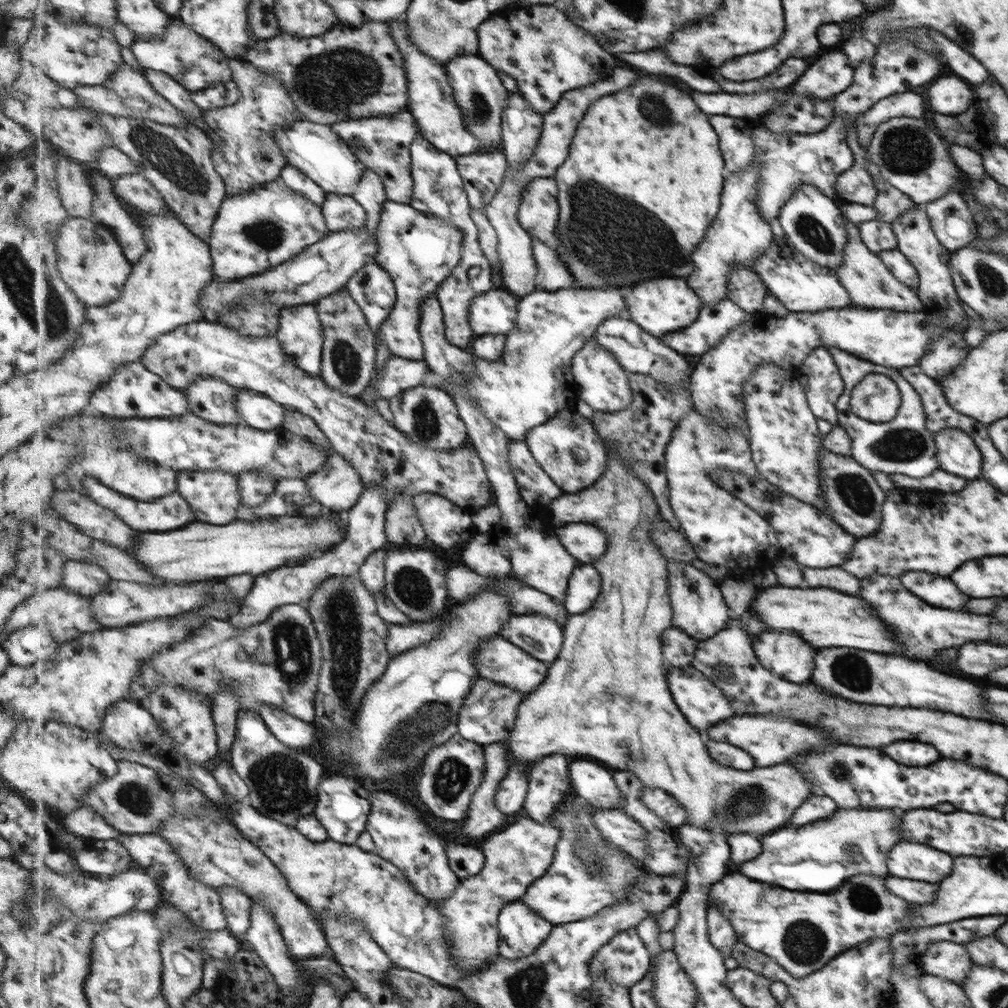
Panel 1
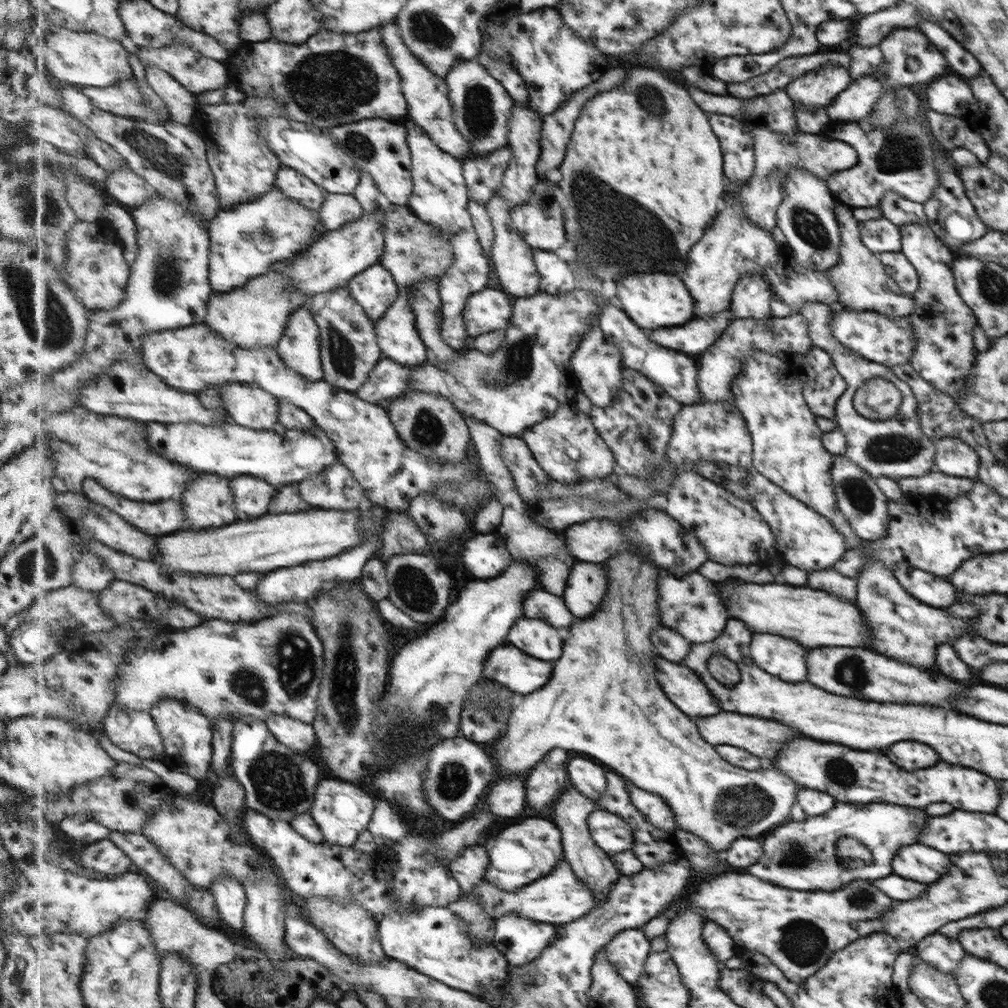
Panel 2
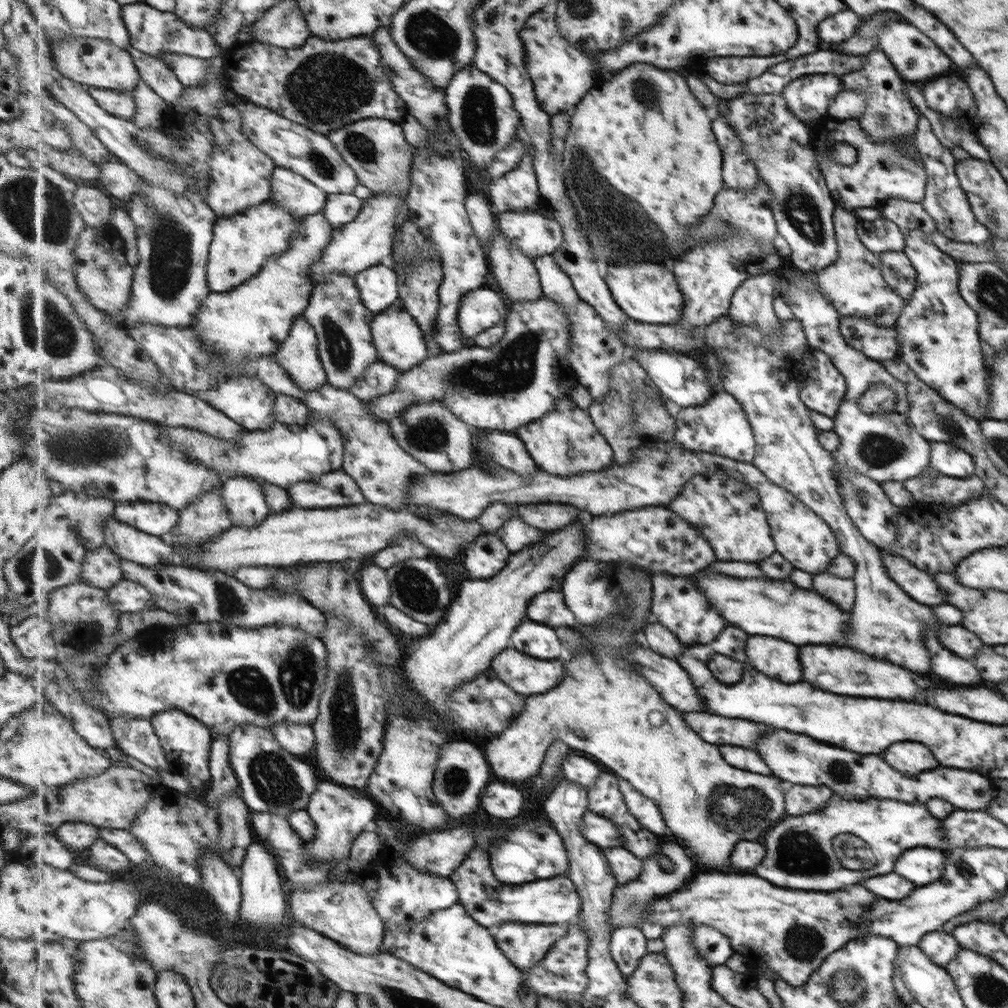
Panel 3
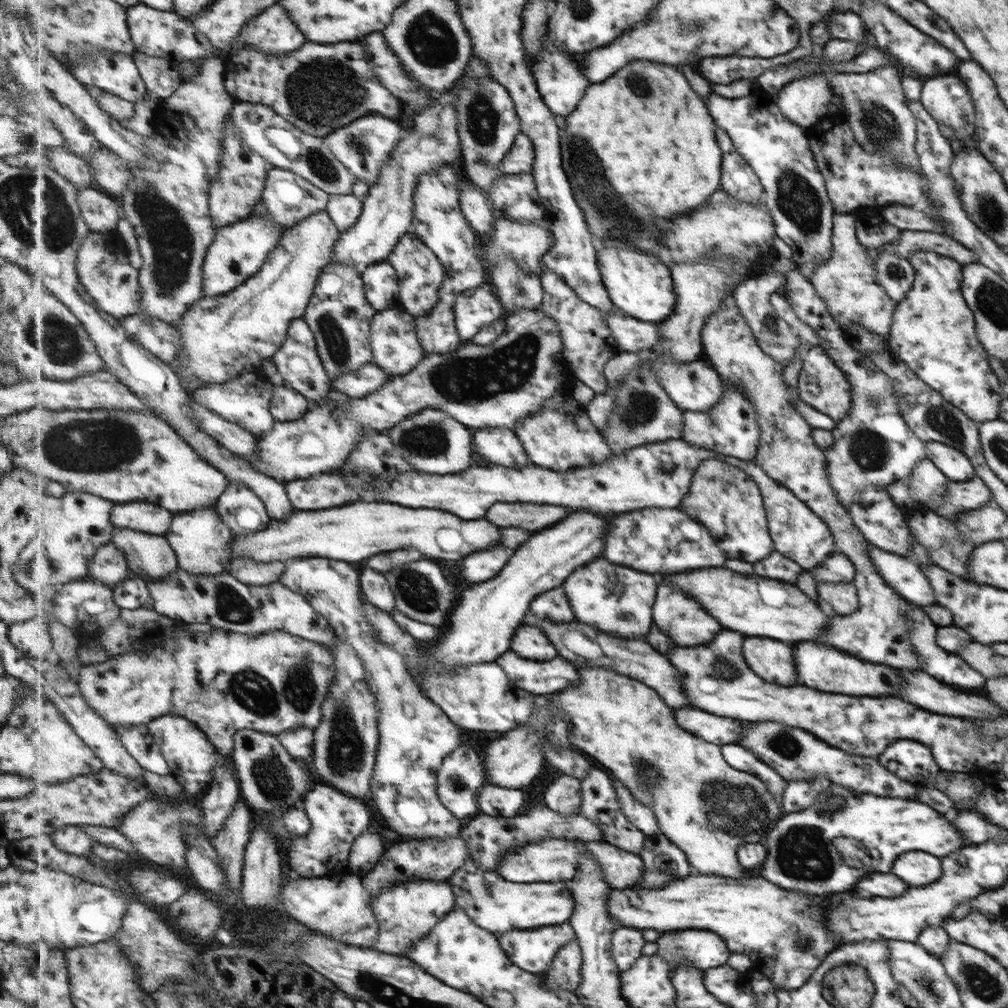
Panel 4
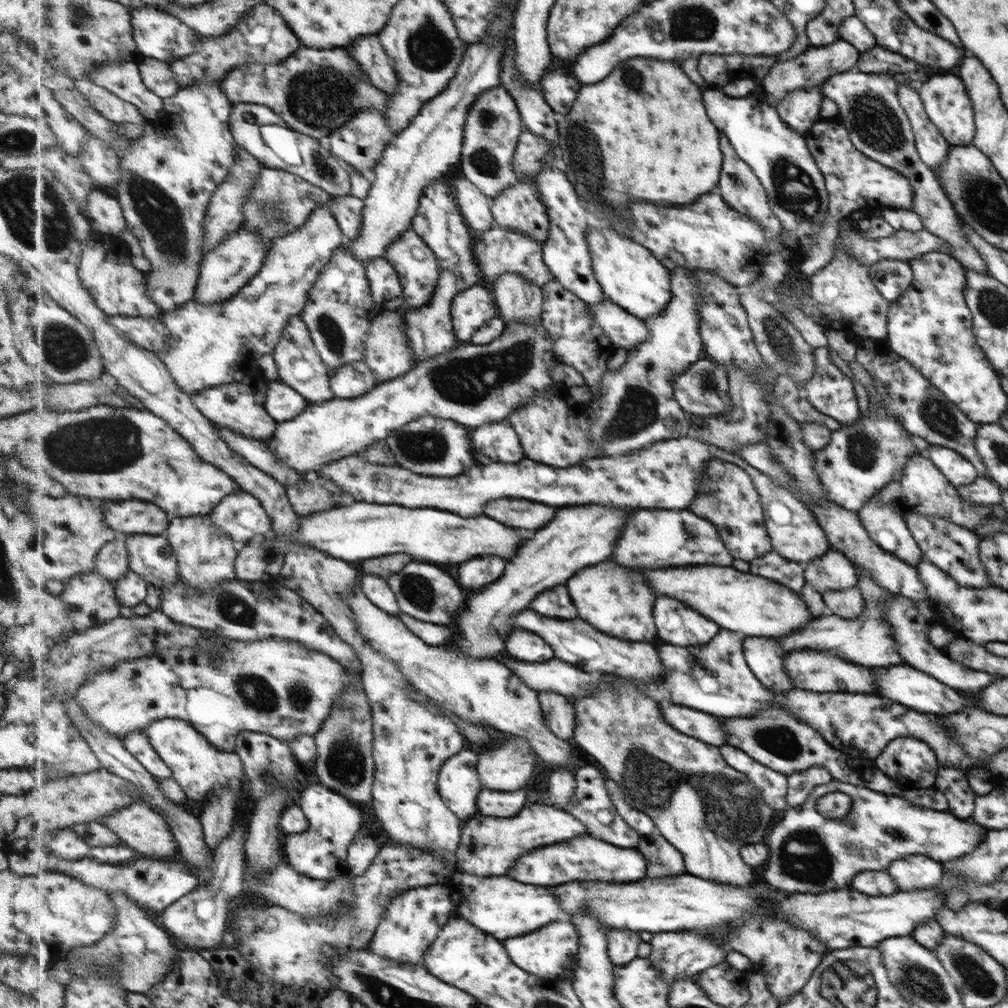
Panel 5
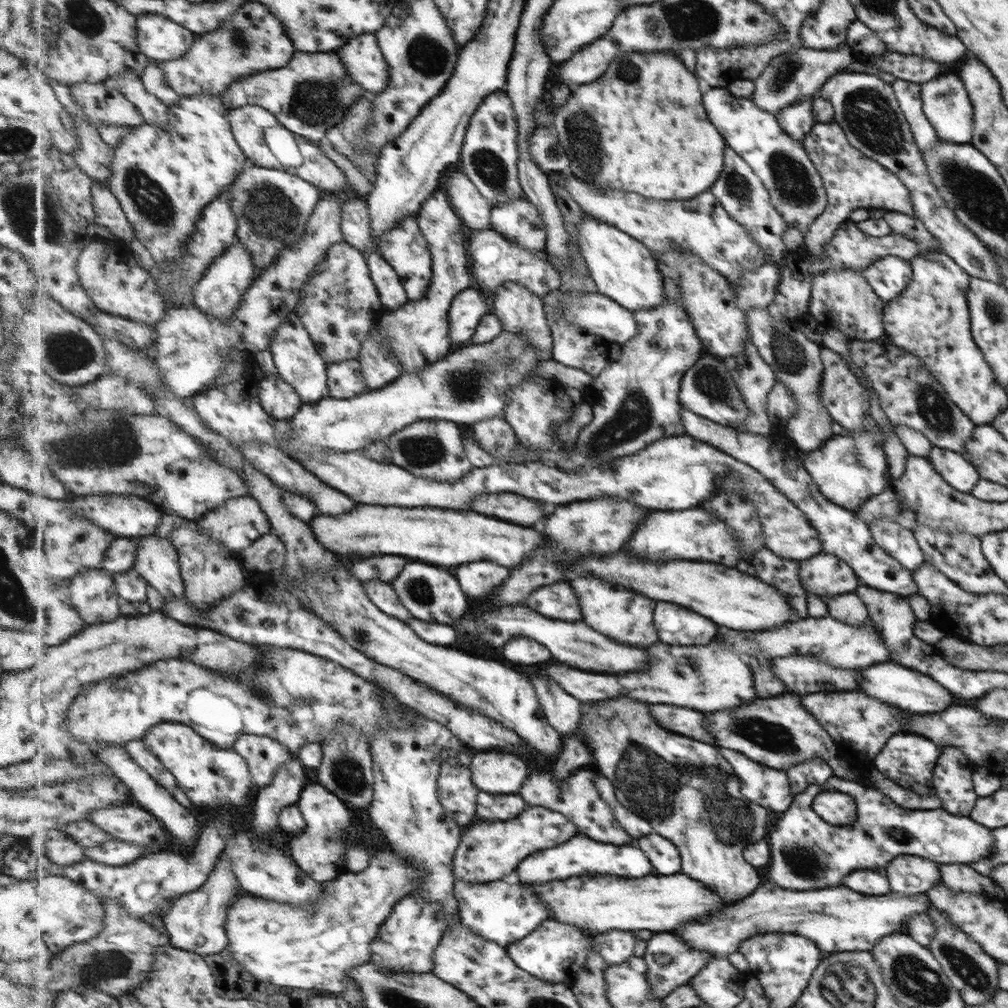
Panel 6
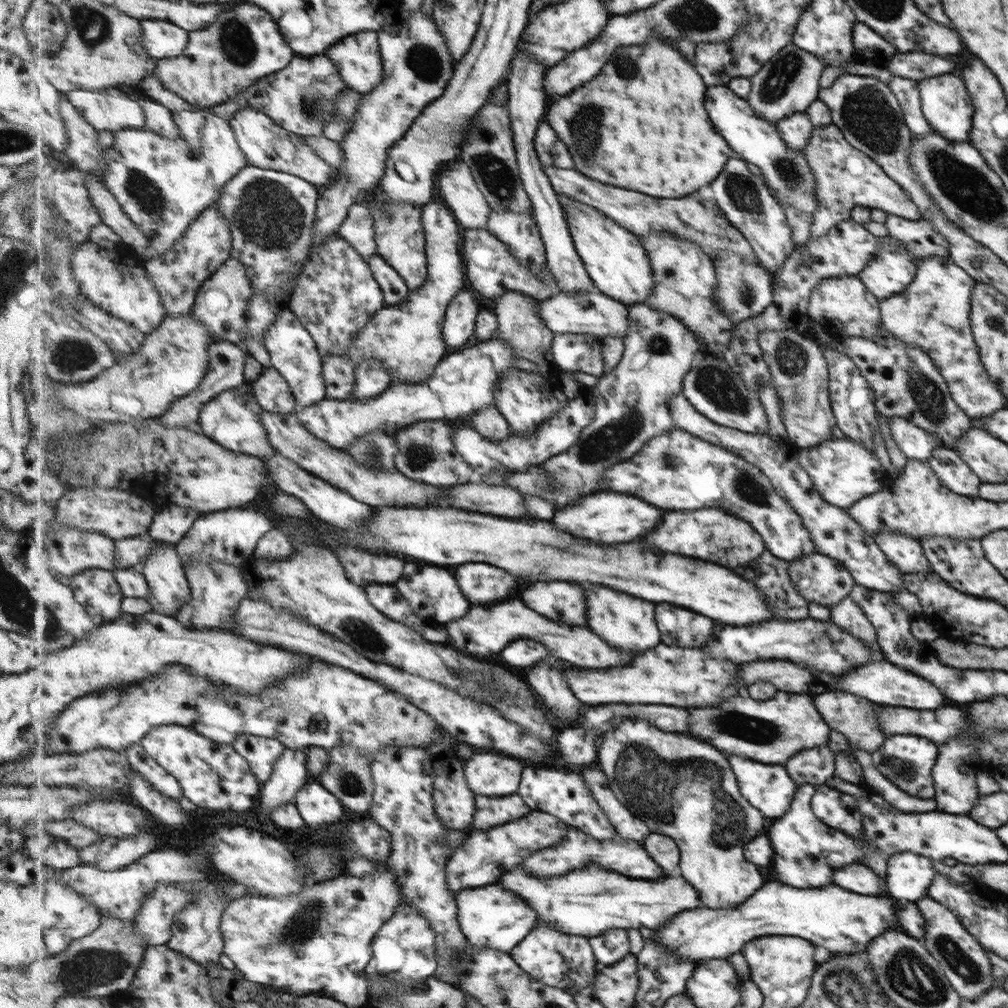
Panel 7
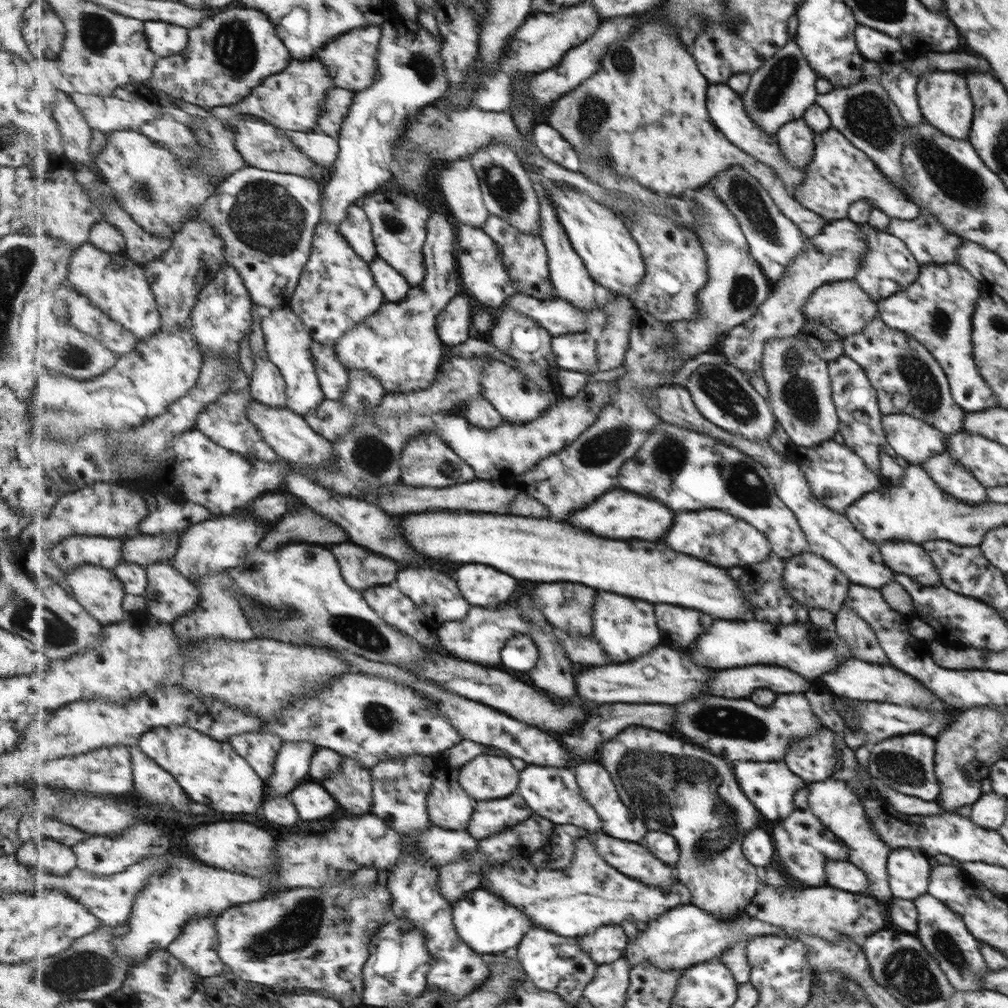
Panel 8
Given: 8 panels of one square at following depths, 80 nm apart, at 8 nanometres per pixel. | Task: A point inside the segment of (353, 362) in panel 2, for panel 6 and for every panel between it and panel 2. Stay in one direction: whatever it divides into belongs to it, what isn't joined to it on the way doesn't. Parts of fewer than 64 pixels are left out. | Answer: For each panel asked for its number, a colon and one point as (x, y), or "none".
3: (343, 323)
4: (340, 315)
5: (339, 314)
6: (341, 304)

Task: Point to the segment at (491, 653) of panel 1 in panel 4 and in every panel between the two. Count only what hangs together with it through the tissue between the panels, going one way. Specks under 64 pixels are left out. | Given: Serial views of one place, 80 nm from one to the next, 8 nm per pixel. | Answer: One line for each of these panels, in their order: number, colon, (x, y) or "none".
2: (524, 674)
3: (527, 675)
4: (547, 678)

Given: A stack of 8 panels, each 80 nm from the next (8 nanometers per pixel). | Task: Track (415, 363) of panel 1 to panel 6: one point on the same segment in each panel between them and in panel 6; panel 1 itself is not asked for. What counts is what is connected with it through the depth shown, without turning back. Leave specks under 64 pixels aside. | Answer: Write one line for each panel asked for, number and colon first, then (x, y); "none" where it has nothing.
2: (389, 380)
3: (380, 379)
4: (370, 378)
5: (351, 381)
6: (345, 379)

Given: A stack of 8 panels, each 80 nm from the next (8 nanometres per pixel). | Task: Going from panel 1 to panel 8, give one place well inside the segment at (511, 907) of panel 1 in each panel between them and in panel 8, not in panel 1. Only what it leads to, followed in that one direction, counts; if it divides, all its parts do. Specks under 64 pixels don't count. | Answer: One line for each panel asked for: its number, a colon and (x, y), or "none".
2: (522, 940)
3: (526, 945)
4: (535, 949)
5: (547, 952)
6: (555, 952)
7: (567, 961)
8: (555, 963)

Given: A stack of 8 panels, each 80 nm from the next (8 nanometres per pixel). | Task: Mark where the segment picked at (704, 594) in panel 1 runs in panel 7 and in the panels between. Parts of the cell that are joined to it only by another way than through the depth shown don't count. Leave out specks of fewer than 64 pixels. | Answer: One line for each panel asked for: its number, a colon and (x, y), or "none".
2: (689, 604)
3: (677, 604)
4: (679, 614)
5: (677, 624)
6: (677, 626)
7: (680, 627)

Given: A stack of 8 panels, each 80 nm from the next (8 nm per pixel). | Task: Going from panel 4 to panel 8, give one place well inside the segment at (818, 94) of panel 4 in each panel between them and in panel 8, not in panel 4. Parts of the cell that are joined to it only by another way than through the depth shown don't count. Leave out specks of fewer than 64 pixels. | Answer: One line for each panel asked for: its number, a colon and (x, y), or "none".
5: (799, 110)
6: (795, 121)
7: (794, 130)
8: (795, 139)

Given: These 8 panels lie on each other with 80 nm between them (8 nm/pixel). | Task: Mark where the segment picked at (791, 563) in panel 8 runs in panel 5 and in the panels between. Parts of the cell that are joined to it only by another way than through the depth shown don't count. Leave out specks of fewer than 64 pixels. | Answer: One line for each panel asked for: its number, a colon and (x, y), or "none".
5: (832, 571)
6: (824, 575)
7: (817, 578)

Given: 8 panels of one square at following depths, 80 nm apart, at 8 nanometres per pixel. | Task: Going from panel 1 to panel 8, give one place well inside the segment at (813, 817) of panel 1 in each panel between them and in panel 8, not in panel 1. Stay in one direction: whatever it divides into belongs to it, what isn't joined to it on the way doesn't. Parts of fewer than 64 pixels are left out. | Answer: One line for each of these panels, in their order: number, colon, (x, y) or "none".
2: (810, 803)
3: (799, 800)
4: (797, 795)
5: (799, 785)
6: (815, 771)
7: (814, 767)
8: (814, 760)

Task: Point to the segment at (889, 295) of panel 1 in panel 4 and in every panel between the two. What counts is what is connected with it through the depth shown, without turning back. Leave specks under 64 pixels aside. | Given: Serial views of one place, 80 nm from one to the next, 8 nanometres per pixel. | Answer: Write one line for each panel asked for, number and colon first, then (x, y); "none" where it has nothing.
2: (863, 284)
3: (853, 285)
4: (847, 283)

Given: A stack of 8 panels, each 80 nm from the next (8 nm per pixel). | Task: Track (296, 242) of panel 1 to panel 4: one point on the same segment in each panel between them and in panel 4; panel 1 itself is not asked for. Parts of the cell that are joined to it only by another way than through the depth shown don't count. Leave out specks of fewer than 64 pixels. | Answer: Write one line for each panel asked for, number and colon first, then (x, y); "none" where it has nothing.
2: (247, 239)
3: (243, 244)
4: (239, 251)

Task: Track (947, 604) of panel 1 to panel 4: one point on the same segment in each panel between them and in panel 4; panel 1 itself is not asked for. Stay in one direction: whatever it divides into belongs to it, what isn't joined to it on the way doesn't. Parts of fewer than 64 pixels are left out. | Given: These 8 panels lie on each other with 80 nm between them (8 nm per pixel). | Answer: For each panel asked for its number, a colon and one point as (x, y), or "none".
2: (927, 587)
3: (917, 584)
4: (902, 574)

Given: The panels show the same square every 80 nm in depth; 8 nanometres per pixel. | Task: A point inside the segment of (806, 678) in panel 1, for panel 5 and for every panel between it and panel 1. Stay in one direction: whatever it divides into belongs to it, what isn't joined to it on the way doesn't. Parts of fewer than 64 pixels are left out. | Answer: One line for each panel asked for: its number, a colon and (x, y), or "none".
2: (783, 657)
3: (774, 657)
4: (773, 660)
5: (764, 656)

